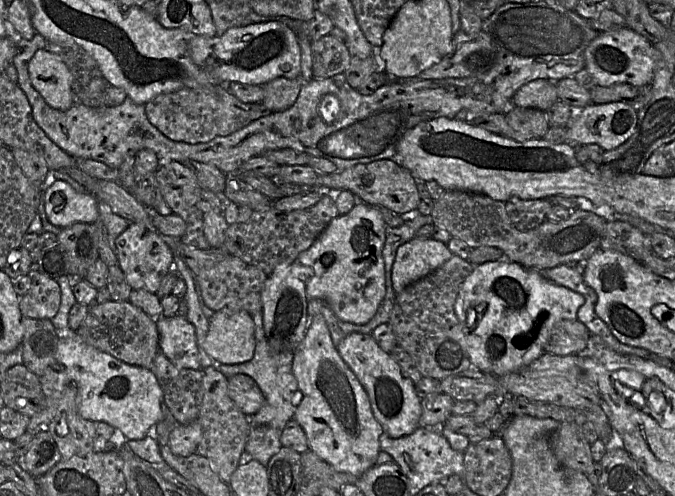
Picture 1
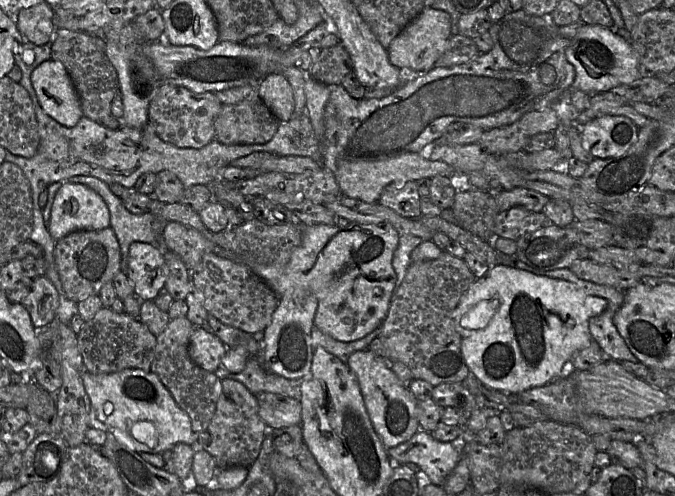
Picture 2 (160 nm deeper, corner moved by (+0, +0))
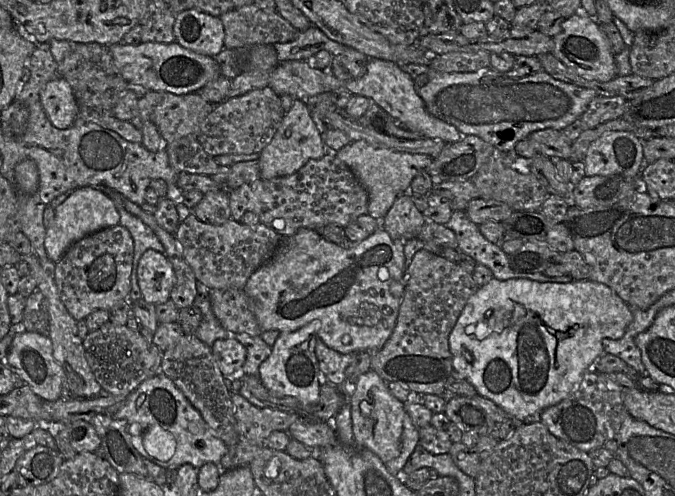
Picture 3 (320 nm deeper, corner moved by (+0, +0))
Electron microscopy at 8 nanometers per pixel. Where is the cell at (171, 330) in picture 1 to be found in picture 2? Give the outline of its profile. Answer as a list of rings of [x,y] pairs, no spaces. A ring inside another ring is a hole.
[[[195,327],[190,337],[189,356],[200,368],[215,373],[222,366],[221,359],[227,351],[227,346],[212,332],[205,331],[201,327]]]

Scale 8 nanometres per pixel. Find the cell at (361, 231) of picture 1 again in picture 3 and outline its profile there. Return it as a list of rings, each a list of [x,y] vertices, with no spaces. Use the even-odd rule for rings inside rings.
[[[381,226],[372,235],[358,243],[337,245],[323,238],[317,230],[301,228],[294,235],[283,237],[282,242],[274,255],[260,268],[258,268],[248,279],[244,291],[248,297],[252,312],[254,313],[260,329],[263,331],[276,330],[278,332],[296,331],[312,321],[319,321],[320,328],[317,336],[325,345],[335,351],[348,354],[353,352],[370,352],[380,349],[391,336],[398,318],[401,299],[390,292],[393,282],[404,283],[405,255],[403,249],[404,241],[393,239]]]

